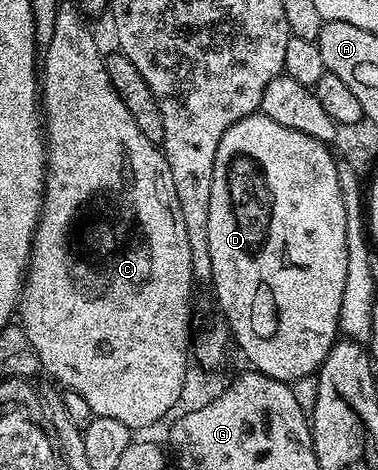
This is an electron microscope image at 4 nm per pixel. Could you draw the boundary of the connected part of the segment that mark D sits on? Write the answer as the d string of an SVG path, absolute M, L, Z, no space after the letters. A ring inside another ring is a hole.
M256 114L238 120L221 138L215 155L213 166L213 190L209 190L209 257L212 258L212 276L210 287L215 287L215 300L219 303L218 311L231 330L234 343L239 344L241 351L247 355L252 369L265 374L274 380L294 382L306 376L315 376L319 367L325 362L329 350L335 345L340 335L339 315L345 294L345 274L349 270L349 250L345 238L345 206L341 198L341 182L339 181L340 165L335 164L326 143L317 138L309 138L309 134L301 134L301 130L289 130L289 126L281 126L281 122L273 122L273 118Z

